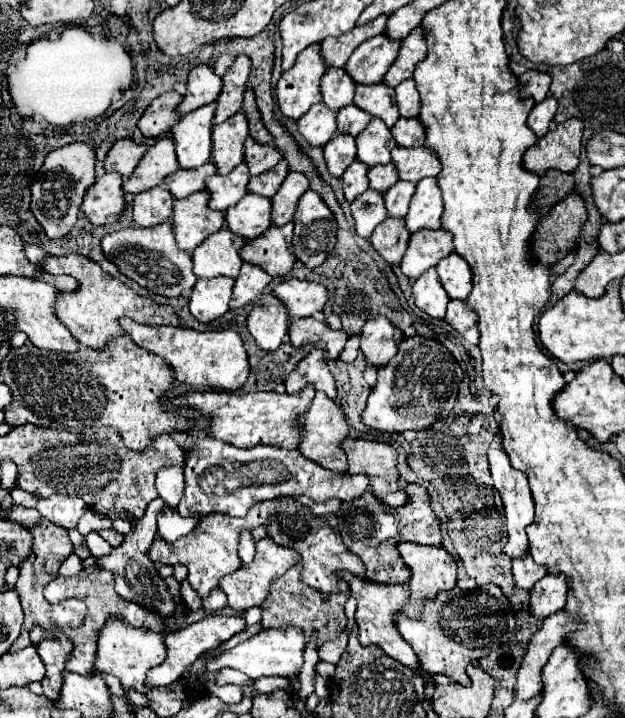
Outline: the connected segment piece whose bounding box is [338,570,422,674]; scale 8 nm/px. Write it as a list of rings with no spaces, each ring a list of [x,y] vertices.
[[[340,570],[338,576],[350,586],[350,594],[358,600],[358,608],[356,608],[356,624],[358,624],[358,638],[362,646],[368,644],[376,644],[380,646],[388,656],[392,656],[394,660],[398,660],[404,666],[410,666],[412,670],[416,670],[418,674],[422,674],[418,658],[414,654],[414,650],[410,648],[410,644],[398,634],[398,628],[394,626],[394,616],[398,612],[404,610],[406,602],[408,602],[408,584],[376,584],[370,582],[366,578],[358,578],[346,570]]]

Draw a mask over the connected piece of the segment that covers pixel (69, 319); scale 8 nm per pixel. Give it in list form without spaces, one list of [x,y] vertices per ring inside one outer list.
[[[66,254],[66,256],[46,256],[38,264],[48,274],[68,274],[78,280],[78,288],[72,292],[62,292],[56,298],[56,316],[58,320],[70,330],[70,334],[84,346],[90,348],[104,348],[106,340],[116,338],[124,334],[124,330],[118,326],[120,316],[130,316],[132,320],[140,324],[166,324],[166,326],[178,326],[178,316],[170,306],[158,306],[150,298],[138,296],[132,288],[116,280],[114,276],[106,274],[100,264],[94,260],[82,256],[82,254]]]

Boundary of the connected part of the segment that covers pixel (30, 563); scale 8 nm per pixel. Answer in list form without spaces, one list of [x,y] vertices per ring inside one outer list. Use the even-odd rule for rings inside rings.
[[[46,518],[42,520],[42,526],[34,526],[34,530],[30,530],[32,536],[34,536],[34,544],[32,544],[32,552],[30,552],[30,558],[26,558],[26,562],[22,562],[20,566],[20,578],[18,578],[18,584],[16,584],[16,590],[22,598],[22,608],[24,608],[24,626],[22,626],[22,634],[18,636],[18,640],[10,646],[10,652],[18,652],[18,650],[24,650],[28,644],[30,644],[30,628],[40,624],[42,628],[74,628],[74,626],[80,626],[82,620],[84,620],[84,614],[86,614],[86,606],[84,604],[50,604],[42,590],[48,582],[52,582],[56,576],[58,576],[58,568],[60,564],[72,554],[74,546],[68,538],[68,530],[60,528],[60,526],[54,526],[50,524]]]

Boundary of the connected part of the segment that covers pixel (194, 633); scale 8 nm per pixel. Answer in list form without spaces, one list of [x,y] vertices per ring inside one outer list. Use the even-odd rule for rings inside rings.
[[[210,614],[200,622],[194,622],[182,630],[176,632],[168,632],[164,636],[164,644],[166,644],[166,660],[152,668],[146,674],[146,688],[158,688],[158,686],[168,686],[172,682],[178,682],[178,678],[182,676],[184,668],[194,664],[194,660],[208,650],[218,648],[222,642],[226,642],[228,638],[232,638],[234,634],[238,634],[240,630],[246,628],[246,622],[242,620],[242,616],[222,616],[222,614]]]

